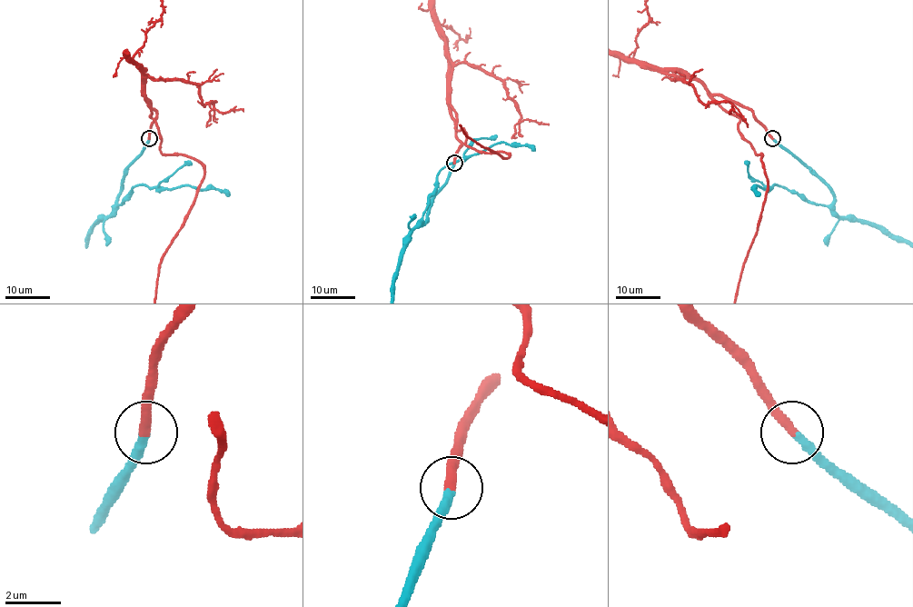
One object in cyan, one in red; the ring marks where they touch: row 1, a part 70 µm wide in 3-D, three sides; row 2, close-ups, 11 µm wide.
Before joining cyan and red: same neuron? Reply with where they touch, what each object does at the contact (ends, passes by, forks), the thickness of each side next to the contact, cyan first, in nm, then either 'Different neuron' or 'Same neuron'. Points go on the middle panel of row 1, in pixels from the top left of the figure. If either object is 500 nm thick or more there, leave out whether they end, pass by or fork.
Place: (454, 163). At the ring cyan ends. At the ring red ends. Thickness 320 nm (cyan) against 360 nm. Same neuron

